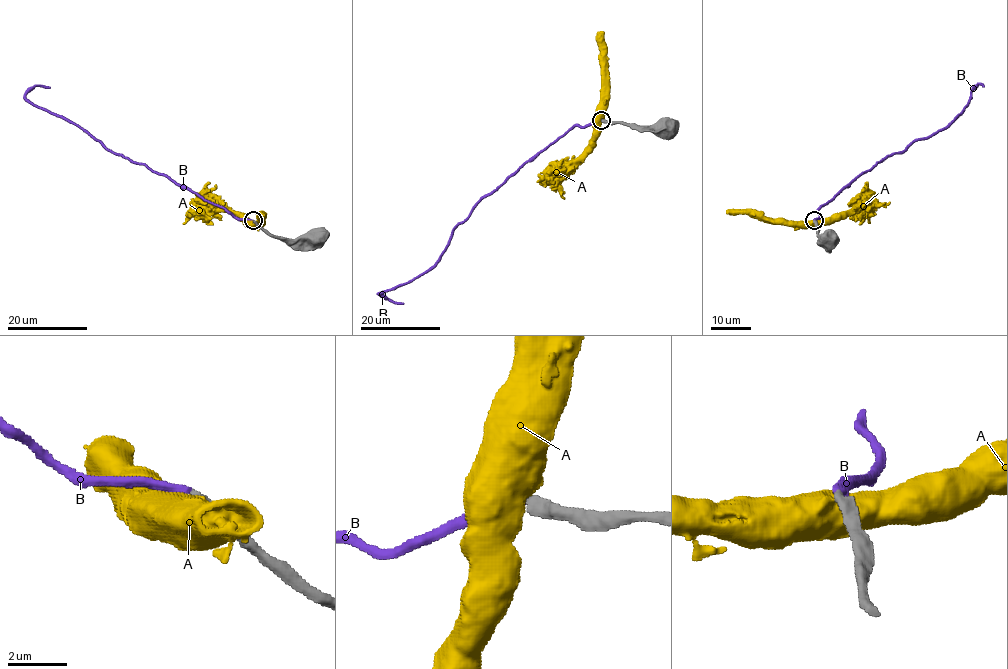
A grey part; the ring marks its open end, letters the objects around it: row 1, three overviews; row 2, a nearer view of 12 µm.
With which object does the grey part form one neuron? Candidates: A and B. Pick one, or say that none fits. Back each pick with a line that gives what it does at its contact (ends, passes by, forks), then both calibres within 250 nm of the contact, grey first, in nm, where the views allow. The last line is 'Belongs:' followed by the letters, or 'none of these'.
B: it ends; calibres 400 and 320 nm
Belongs: B

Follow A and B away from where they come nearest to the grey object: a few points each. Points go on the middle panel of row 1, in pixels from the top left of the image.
A: (602, 119), (593, 132), (591, 145), (565, 169), (556, 169), (537, 181)
B: (601, 120), (574, 126), (527, 160), (457, 226), (431, 267), (378, 292), (403, 303)

